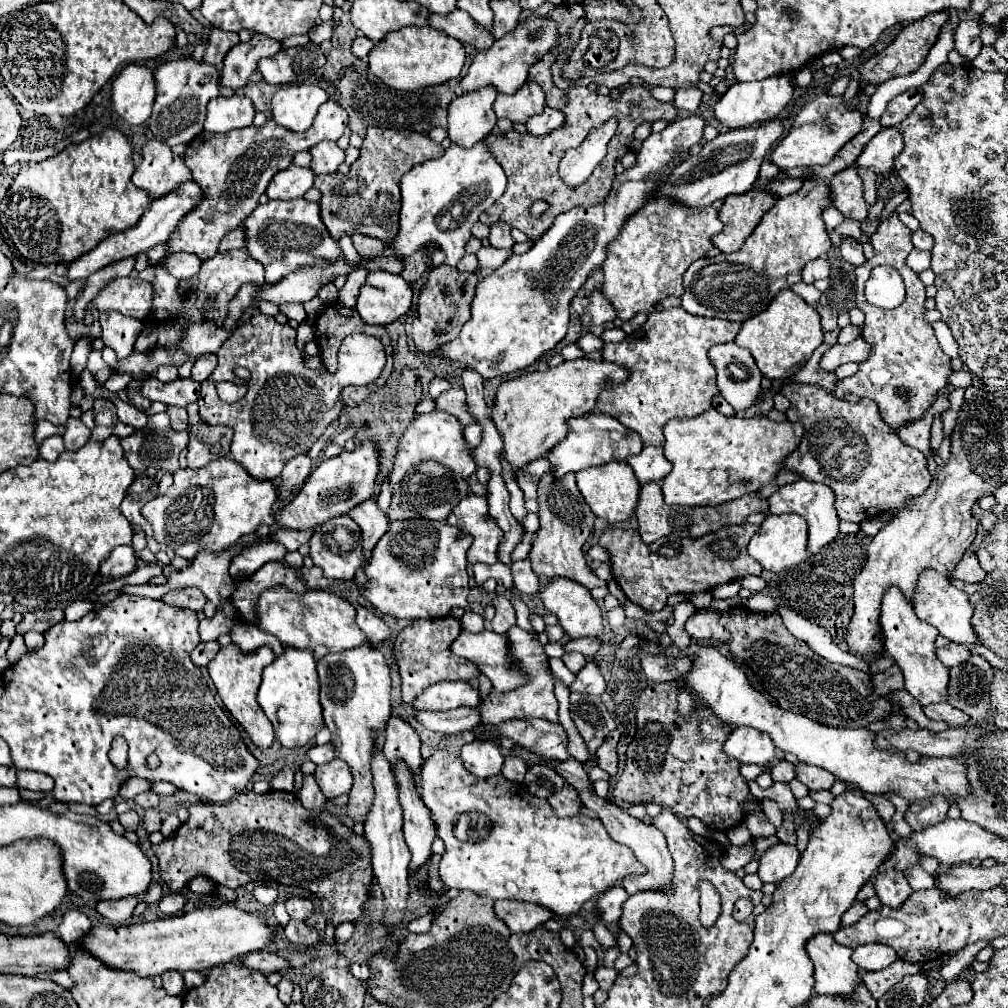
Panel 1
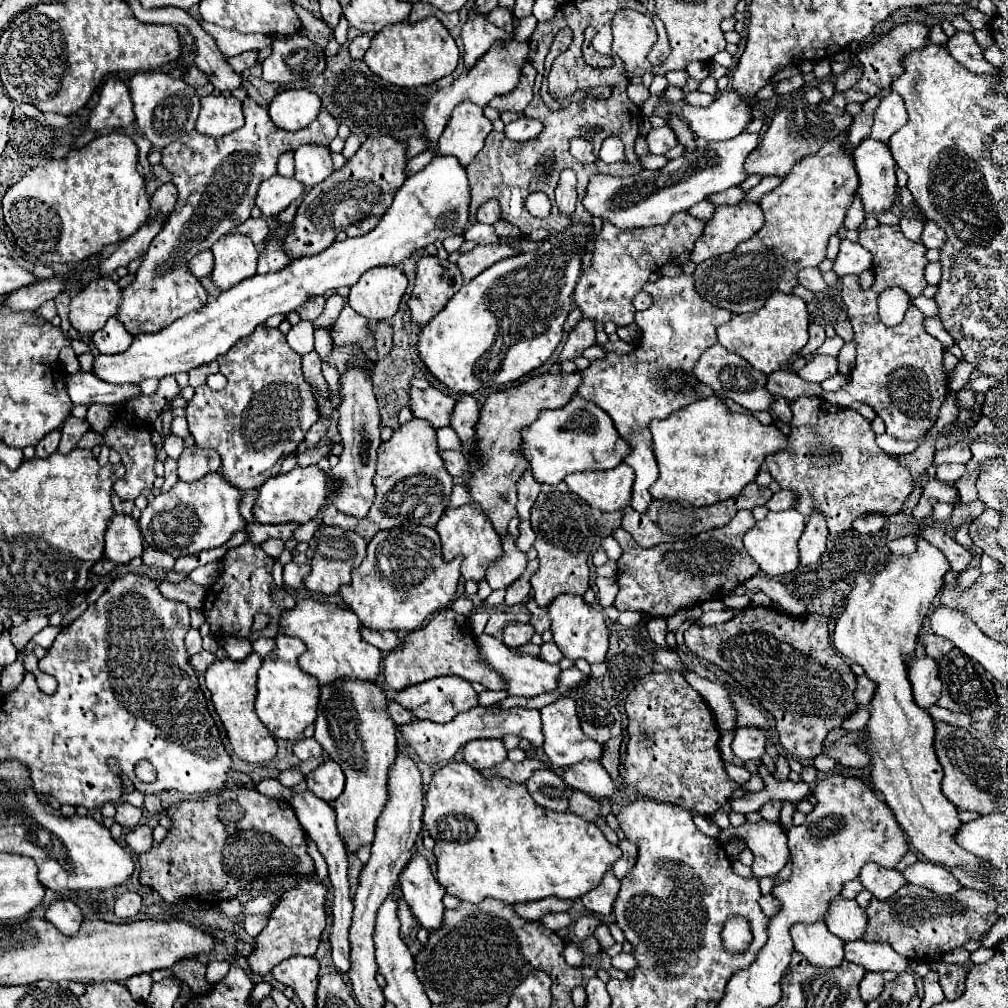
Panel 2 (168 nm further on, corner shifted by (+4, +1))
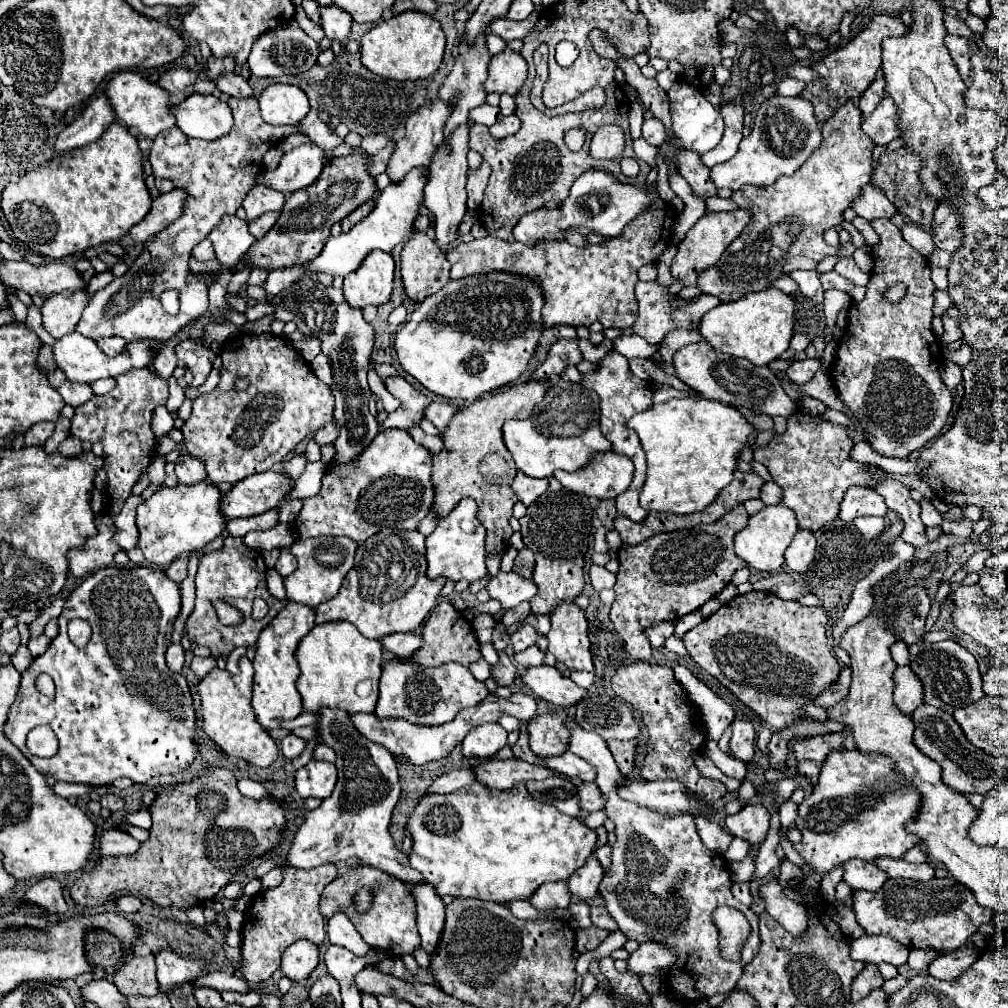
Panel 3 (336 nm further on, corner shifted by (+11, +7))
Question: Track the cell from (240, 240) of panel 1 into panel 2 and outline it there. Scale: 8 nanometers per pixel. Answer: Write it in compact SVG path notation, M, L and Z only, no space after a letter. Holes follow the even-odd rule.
M263 217L259 219L247 219L245 223L241 223L239 227L235 227L233 233L243 233L243 235L249 235L255 243L255 247L263 249L263 243L267 239L267 229L269 229L269 221L265 221Z

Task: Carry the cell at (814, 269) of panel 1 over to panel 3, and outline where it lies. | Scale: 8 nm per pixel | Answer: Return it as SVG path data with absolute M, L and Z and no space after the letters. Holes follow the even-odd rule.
M796 269L790 273L790 277L798 283L800 293L808 299L812 299L814 303L822 303L824 301L824 289L818 281L818 273L816 271L804 271L804 269Z

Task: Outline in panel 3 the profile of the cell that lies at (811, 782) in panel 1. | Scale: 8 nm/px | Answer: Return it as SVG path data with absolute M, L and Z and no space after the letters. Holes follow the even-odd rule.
M798 761L798 767L796 767L802 775L806 775L806 777L812 777L812 781L816 781L818 779L818 767L816 767L816 763L812 763L812 761Z

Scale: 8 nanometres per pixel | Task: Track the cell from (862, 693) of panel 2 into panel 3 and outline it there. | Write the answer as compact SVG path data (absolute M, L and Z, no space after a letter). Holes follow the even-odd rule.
M846 667L846 669L842 669L842 673L840 673L840 677L838 677L838 681L834 683L834 685L830 685L820 697L818 697L818 701L814 701L816 705L822 705L822 707L834 707L836 703L840 703L840 701L844 701L846 697L848 697L848 691L850 691L850 669Z

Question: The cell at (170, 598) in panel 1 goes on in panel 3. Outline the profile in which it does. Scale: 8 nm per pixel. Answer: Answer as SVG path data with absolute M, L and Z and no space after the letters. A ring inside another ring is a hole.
M188 555L178 557L168 569L166 569L166 577L172 579L174 583L182 583L186 579L186 565L188 565Z

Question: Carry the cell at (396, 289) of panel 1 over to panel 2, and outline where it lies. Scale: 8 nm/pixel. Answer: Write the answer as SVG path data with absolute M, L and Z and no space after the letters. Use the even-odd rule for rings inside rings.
M373 267L351 287L349 305L369 321L389 319L397 313L407 289L401 267Z

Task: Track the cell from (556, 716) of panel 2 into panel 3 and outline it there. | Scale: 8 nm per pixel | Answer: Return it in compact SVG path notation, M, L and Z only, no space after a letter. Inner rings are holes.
M574 719L566 721L566 727L570 731L568 751L594 765L596 785L606 795L604 811L616 825L618 839L612 845L612 865L600 883L600 895L606 901L608 913L628 939L636 939L638 943L654 941L674 949L678 961L668 969L668 985L680 1003L688 1005L698 999L710 999L716 993L730 993L736 989L744 965L756 957L760 949L760 933L758 915L732 895L734 881L728 873L726 861L702 843L690 813L664 817L654 809L620 799L616 785L624 781L624 775L620 775L606 741L596 733L584 731ZM718 905L734 907L750 921L752 933L738 963L720 957L718 929L712 923L712 911Z

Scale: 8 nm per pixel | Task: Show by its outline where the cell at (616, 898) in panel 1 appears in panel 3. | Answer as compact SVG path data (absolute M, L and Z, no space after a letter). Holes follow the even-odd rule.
M592 855L582 869L576 869L576 873L568 879L570 893L576 895L580 901L590 901L598 895L600 881L604 877L602 865L596 861L596 855Z

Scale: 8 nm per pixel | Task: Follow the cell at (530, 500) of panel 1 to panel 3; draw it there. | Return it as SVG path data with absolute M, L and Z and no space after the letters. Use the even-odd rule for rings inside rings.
M520 471L516 473L516 479L512 483L512 493L524 505L530 505L532 501L536 501L536 497L540 497L546 489L548 489L548 479L534 479Z

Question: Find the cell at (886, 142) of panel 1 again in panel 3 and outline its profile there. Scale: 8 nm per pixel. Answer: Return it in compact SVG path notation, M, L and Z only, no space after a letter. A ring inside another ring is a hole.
M870 181L868 185L862 187L860 195L852 201L852 209L856 215L864 217L866 221L878 219L878 217L892 217L896 213L896 207L888 197Z

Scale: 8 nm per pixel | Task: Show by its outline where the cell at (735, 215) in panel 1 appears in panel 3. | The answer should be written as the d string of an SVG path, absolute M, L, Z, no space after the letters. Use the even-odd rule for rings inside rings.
M746 209L736 211L720 211L720 213L704 213L704 217L698 219L698 223L686 233L684 241L678 245L678 255L672 263L672 275L684 281L684 285L696 285L696 277L700 271L708 269L708 265L714 265L724 249L746 229L752 215Z

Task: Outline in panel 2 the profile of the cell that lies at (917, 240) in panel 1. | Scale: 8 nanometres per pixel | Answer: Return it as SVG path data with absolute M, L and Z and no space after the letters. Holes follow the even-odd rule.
M925 221L925 229L923 229L923 235L921 235L921 243L925 247L939 249L945 243L945 239L947 239L947 235L939 225L935 225L931 221Z

